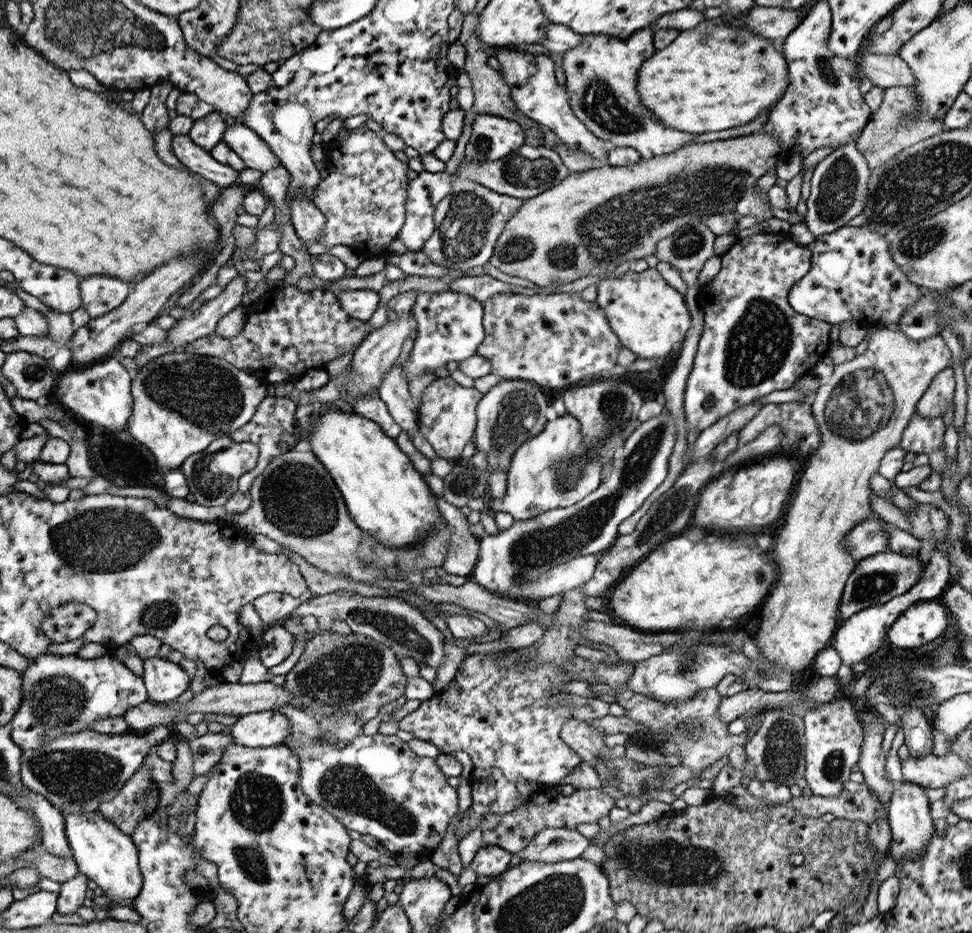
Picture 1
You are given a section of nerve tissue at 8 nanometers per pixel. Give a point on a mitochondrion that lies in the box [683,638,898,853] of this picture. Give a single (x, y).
(782, 740)

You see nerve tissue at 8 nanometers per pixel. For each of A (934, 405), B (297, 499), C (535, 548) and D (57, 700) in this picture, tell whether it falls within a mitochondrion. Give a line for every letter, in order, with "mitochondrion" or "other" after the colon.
A: other
B: mitochondrion
C: mitochondrion
D: mitochondrion

